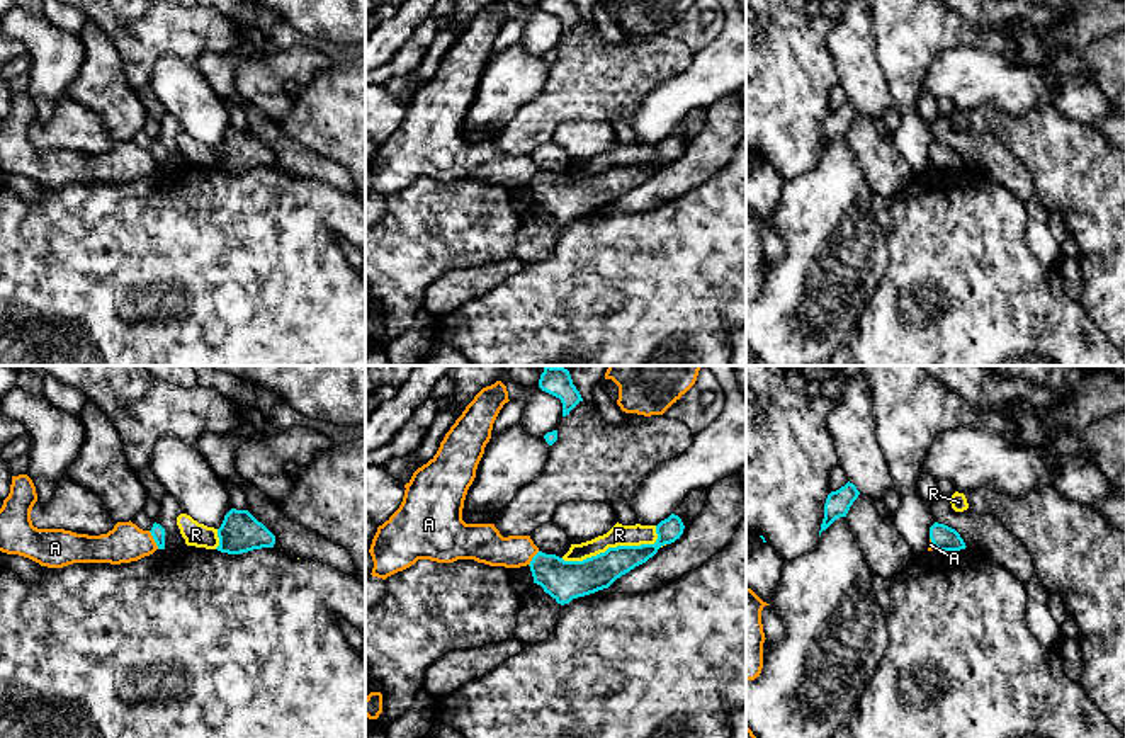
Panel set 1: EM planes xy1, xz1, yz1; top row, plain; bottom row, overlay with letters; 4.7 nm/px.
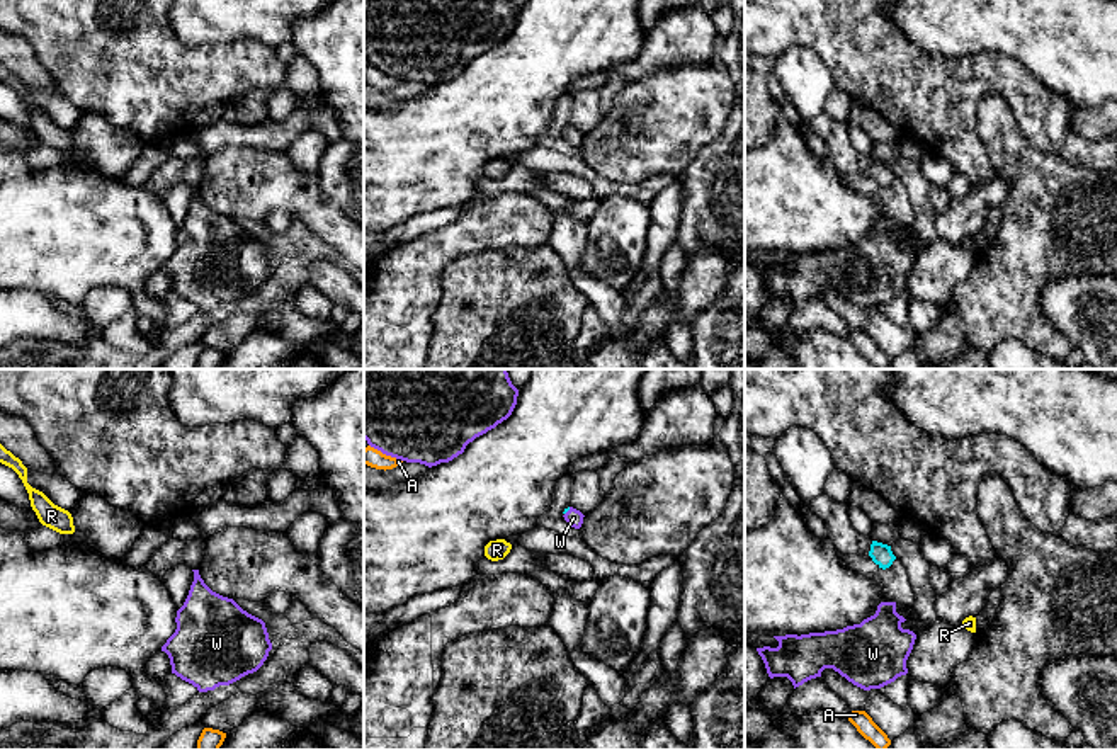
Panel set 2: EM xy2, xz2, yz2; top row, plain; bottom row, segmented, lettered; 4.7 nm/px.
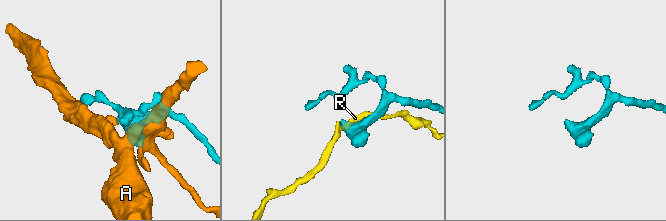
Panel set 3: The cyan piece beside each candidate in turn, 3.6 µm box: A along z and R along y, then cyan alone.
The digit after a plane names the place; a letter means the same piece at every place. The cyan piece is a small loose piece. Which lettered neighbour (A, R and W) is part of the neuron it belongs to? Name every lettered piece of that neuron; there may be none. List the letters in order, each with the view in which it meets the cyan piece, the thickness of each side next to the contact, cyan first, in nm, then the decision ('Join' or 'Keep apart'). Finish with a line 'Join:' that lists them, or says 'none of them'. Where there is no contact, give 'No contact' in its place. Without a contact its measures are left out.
A: Touches cyan in xy1. Thickness 70 nm (cyan) against 180 nm. Keep apart
R: Touches cyan in xz1. Thickness 180 nm (cyan) against 100 nm. Keep apart
W: Touches cyan in xz2. Thickness 20 nm (cyan) against 80 nm. Join
Join: W

